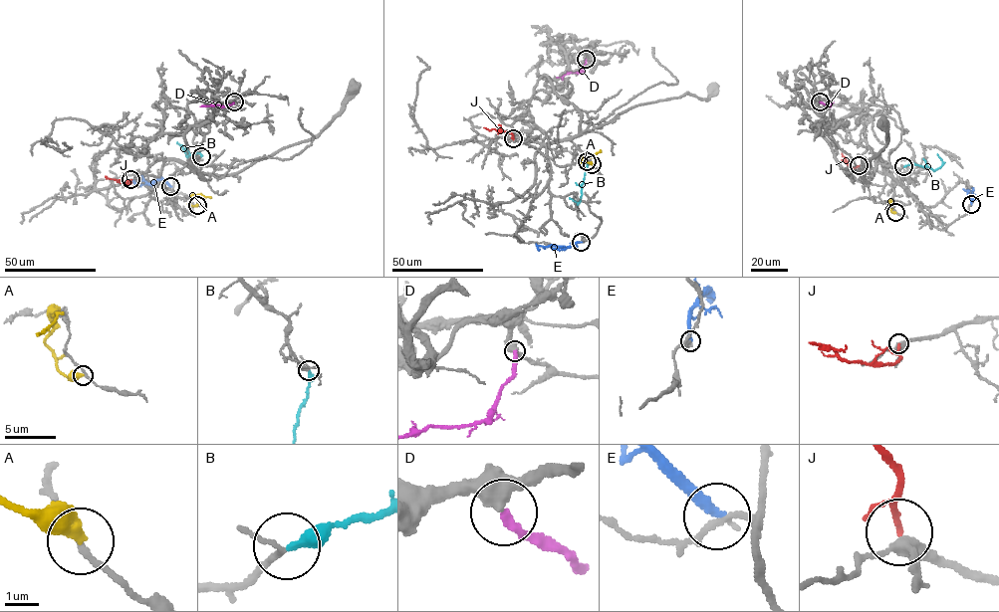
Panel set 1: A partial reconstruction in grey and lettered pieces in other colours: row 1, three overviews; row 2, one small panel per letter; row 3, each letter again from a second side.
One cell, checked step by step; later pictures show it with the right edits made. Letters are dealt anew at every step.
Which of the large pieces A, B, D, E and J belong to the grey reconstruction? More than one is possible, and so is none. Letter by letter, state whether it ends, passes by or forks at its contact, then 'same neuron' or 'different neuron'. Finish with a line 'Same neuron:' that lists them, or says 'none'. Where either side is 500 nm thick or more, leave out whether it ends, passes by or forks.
A: it ends | different neuron
B: it ends | same neuron
D: it ends | different neuron
E: it ends | different neuron
J: it ends | same neuron
Same neuron: B, J

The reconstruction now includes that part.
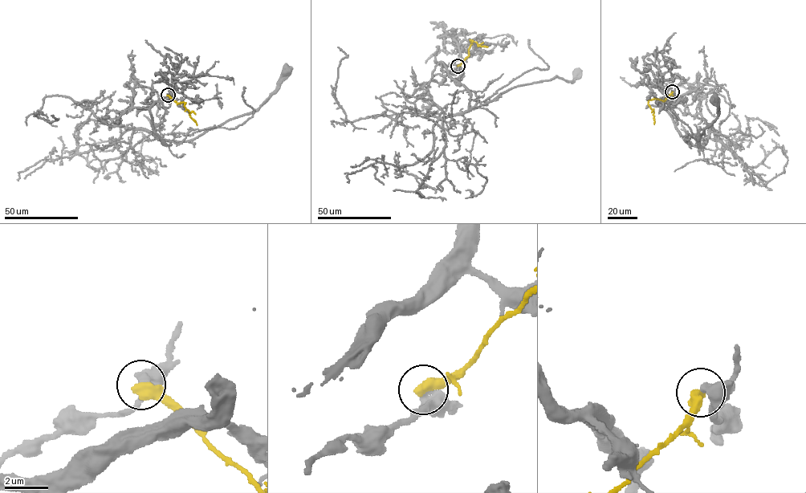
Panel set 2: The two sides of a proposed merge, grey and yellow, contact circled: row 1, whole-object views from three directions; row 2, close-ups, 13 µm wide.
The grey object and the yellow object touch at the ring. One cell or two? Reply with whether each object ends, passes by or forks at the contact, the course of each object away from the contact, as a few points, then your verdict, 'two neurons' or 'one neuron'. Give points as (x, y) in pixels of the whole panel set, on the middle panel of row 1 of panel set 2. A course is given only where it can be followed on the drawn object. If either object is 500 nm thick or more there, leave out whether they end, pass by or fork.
course grey (457, 66), (449, 72), (458, 65), (453, 80), (470, 94), (471, 109), (511, 87), (576, 75); course yellow (457, 66), (469, 55), (470, 40), (478, 46), (487, 46); two neurons

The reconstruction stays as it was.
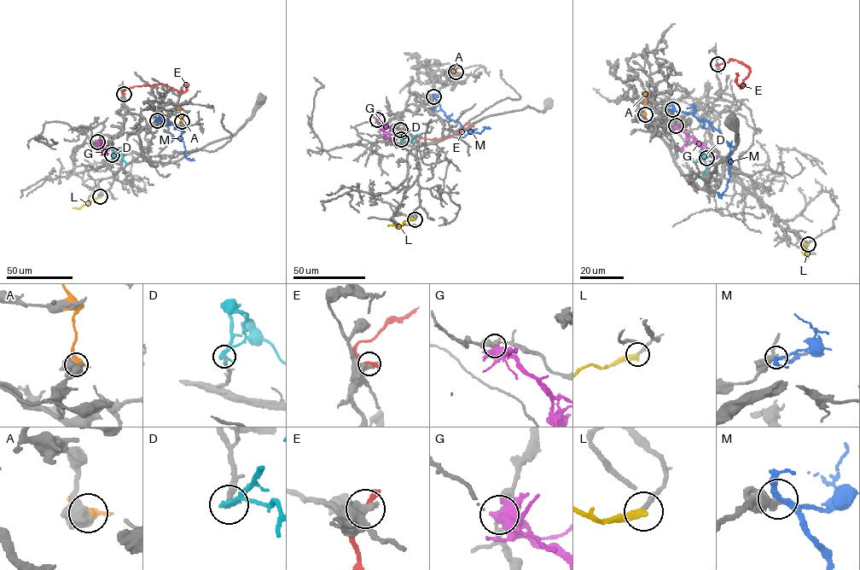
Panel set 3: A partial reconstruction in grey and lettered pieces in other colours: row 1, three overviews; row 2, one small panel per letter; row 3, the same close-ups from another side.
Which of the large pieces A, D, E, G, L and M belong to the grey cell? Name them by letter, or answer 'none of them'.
L

